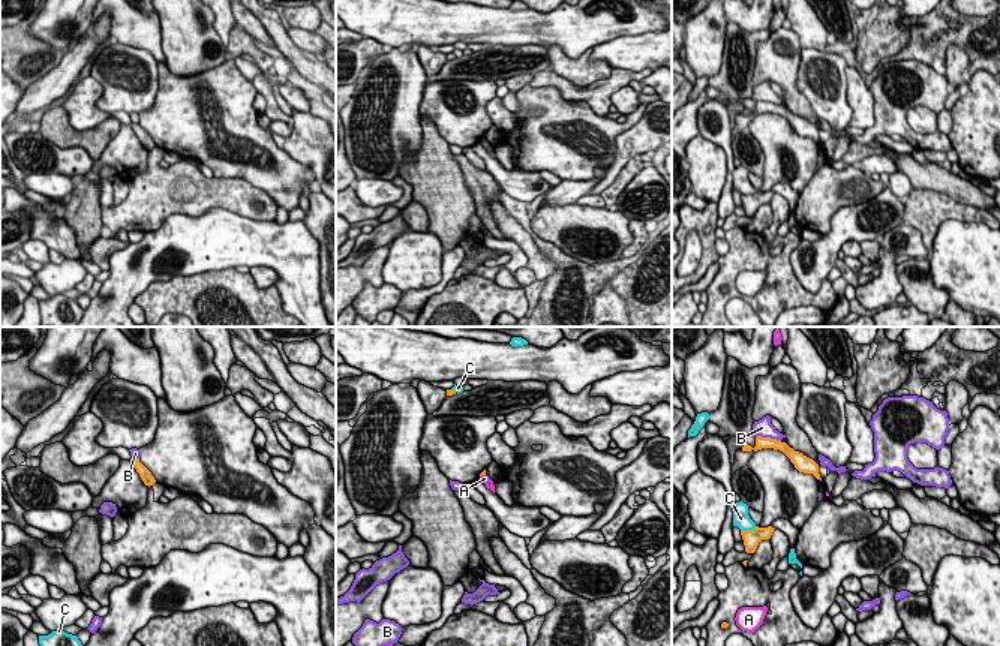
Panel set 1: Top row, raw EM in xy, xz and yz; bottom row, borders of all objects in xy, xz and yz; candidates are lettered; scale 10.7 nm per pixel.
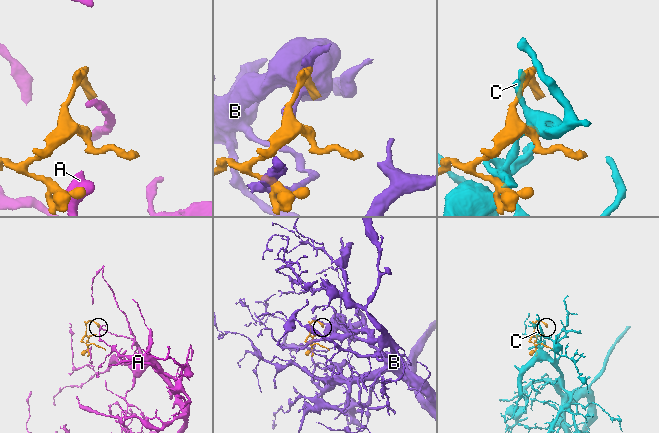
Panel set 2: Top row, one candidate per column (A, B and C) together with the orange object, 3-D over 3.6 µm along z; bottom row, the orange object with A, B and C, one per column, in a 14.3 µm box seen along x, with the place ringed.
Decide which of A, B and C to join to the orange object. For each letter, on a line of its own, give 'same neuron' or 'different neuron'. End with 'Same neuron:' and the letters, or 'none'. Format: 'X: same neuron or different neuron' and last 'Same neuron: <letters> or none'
A: different neuron
B: different neuron
C: different neuron
Same neuron: none

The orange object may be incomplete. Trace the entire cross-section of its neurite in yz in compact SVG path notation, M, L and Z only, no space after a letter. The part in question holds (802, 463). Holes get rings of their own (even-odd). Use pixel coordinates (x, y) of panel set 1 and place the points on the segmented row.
M757 436L756 447L753 448L751 445L744 444L742 451L751 451L751 450L757 451L762 448L774 448L774 450L783 451L799 472L813 474L817 480L822 481L820 474L819 474L819 465L813 459L790 448L786 442Z

